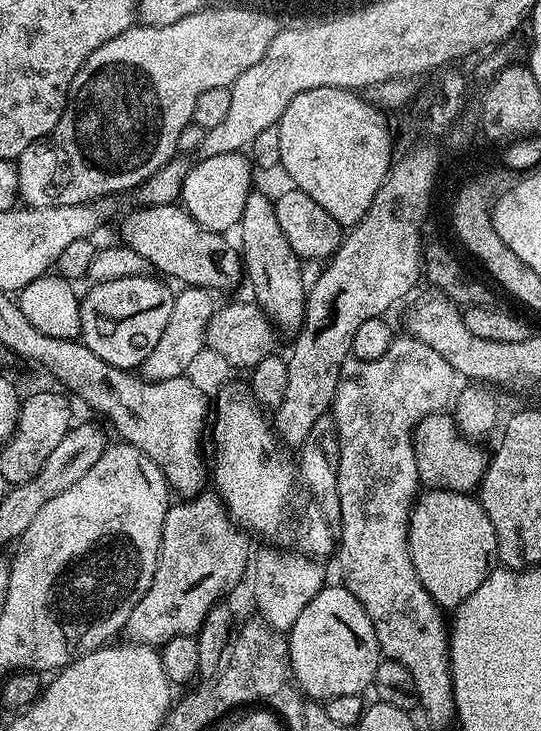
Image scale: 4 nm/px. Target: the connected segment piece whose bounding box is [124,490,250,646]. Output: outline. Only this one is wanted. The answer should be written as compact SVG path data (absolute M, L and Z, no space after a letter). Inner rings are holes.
M205 490L199 496L184 498L181 504L173 503L166 514L166 522L162 522L162 542L158 550L158 566L154 570L154 578L150 582L150 590L134 606L130 618L124 623L127 639L134 644L150 644L163 646L170 638L179 636L196 636L213 606L219 605L227 592L232 592L240 584L250 568L250 552L248 556L247 531L241 530L236 521L228 514L228 509L216 495L215 491Z

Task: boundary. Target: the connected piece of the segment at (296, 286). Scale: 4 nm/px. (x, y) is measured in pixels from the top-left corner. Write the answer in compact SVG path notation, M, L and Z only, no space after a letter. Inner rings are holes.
M254 190L246 198L242 218L238 225L242 247L242 263L246 273L246 284L252 287L255 303L281 333L295 334L300 331L304 321L304 301L306 299L306 280L300 257L290 250L282 226L278 226L278 214L273 197L260 190Z

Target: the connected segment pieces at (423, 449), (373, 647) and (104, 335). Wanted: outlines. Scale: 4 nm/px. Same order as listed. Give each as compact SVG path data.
M447 411L435 412L412 431L414 458L418 462L420 479L431 488L448 488L451 492L475 493L488 468L489 453L479 448L477 441L465 438L455 419Z
M325 586L318 594L314 594L314 598L310 598L306 610L302 610L302 614L298 614L298 622L294 622L291 632L287 633L286 637L288 639L289 662L292 665L293 674L299 684L300 690L305 697L311 698L316 702L323 702L330 698L343 698L345 694L361 695L365 691L363 688L369 687L372 684L372 679L382 659L378 634L374 634L374 626L366 614L366 610L362 610L362 602L358 602L358 598L354 598L354 594L350 594L350 590L343 586L337 586L337 588Z
M152 274L92 284L80 301L82 326L79 339L94 350L102 362L129 370L139 369L146 362L150 350L158 346L158 338L162 338L162 330L166 330L166 322L170 322L170 310L174 310L176 297L173 289L167 286L163 279Z

